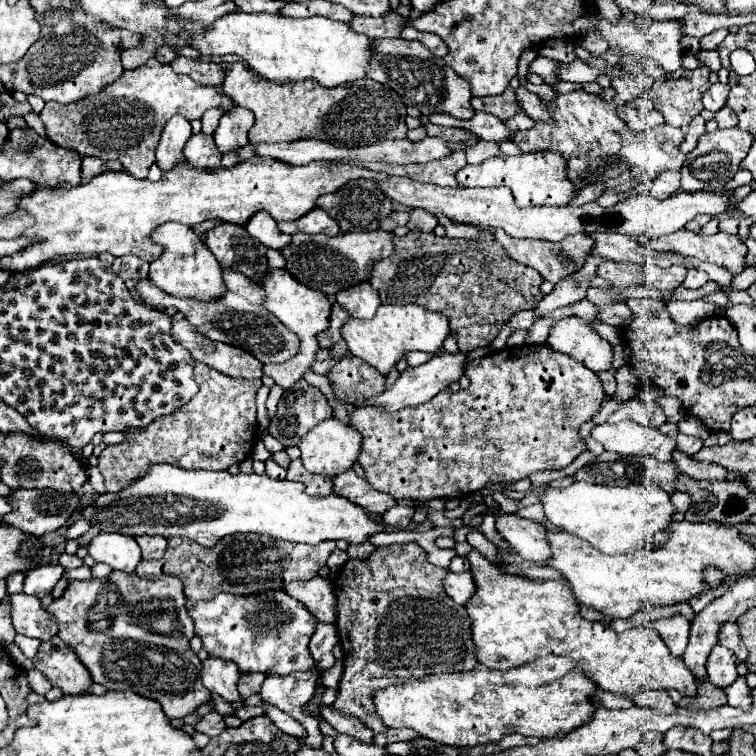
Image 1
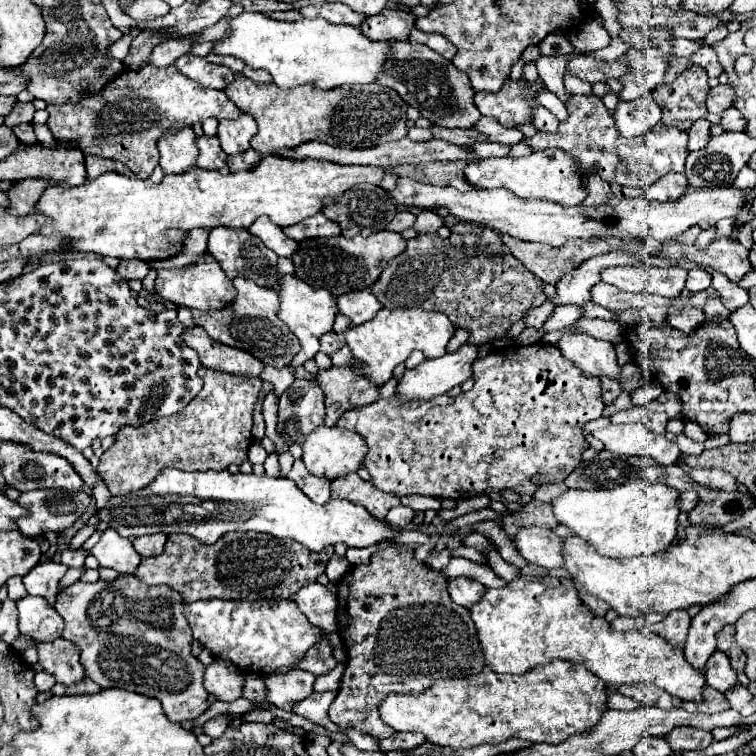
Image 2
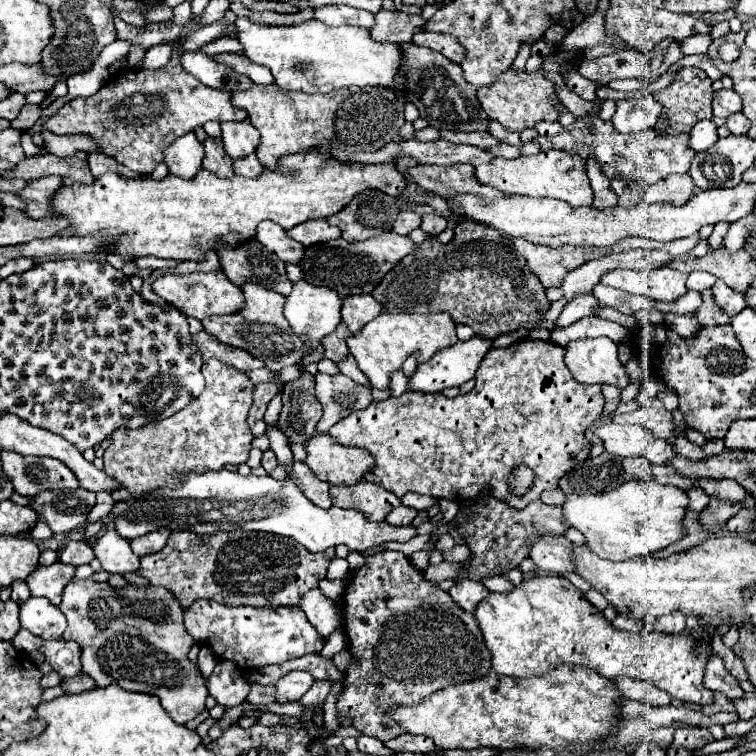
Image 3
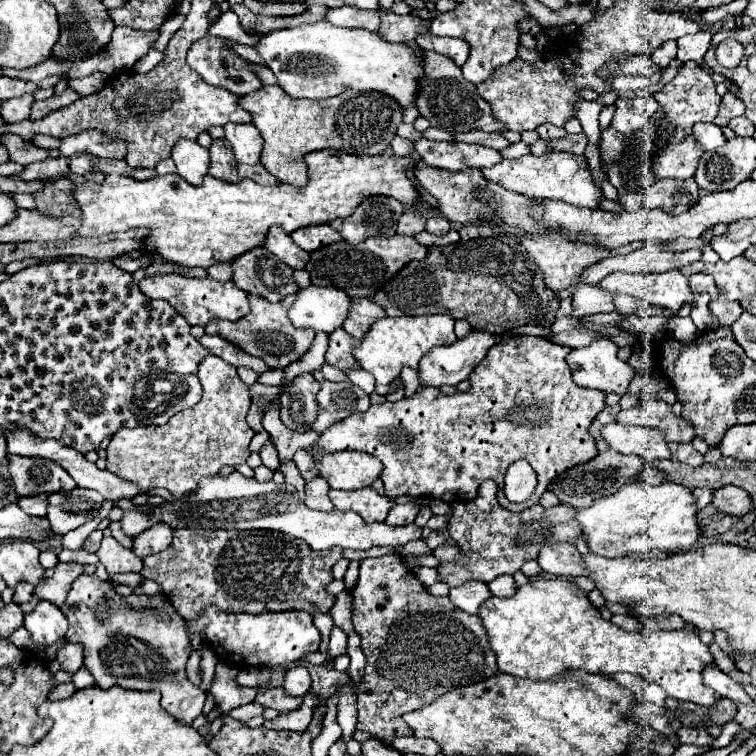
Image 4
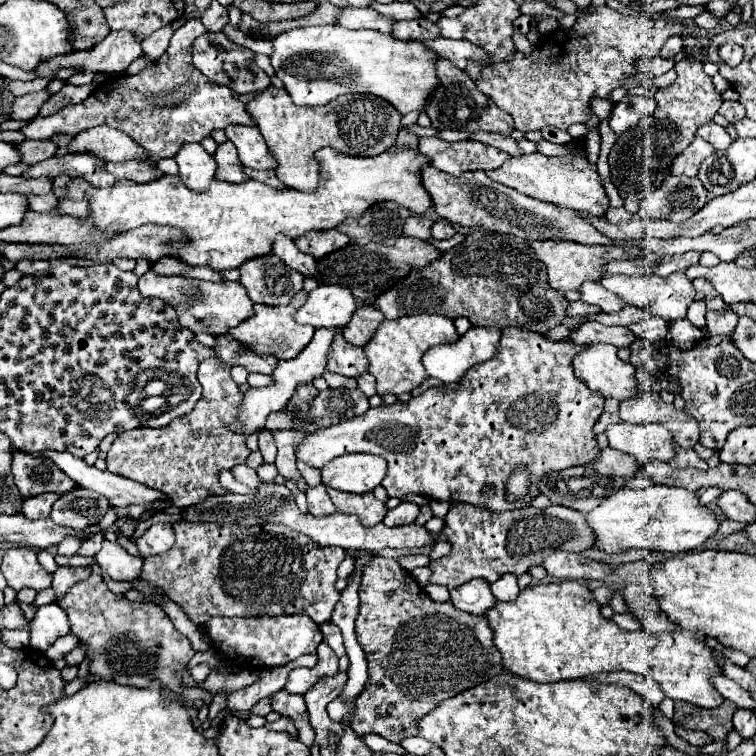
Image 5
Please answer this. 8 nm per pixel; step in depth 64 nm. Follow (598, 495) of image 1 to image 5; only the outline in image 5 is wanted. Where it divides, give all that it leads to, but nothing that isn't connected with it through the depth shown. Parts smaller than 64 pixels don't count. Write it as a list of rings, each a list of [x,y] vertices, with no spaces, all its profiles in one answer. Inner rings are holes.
[[[654,484],[648,488],[620,488],[600,506],[586,514],[586,522],[596,536],[596,548],[606,554],[626,550],[660,550],[670,554],[690,552],[702,546],[716,530],[716,516],[698,502],[698,496],[686,488]]]

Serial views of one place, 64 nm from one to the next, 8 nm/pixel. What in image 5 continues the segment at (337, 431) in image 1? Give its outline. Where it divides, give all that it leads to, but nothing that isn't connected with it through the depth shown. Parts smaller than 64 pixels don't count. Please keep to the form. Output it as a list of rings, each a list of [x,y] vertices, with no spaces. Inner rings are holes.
[[[344,454],[322,468],[322,482],[330,488],[364,494],[372,492],[386,474],[386,460],[374,454]]]

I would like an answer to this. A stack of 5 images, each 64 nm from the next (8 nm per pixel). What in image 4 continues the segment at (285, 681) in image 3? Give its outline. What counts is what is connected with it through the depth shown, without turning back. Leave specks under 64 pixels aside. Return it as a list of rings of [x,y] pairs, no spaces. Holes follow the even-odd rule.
[[[292,668],[286,672],[284,676],[284,692],[288,692],[288,696],[304,696],[310,690],[310,674],[306,668]]]

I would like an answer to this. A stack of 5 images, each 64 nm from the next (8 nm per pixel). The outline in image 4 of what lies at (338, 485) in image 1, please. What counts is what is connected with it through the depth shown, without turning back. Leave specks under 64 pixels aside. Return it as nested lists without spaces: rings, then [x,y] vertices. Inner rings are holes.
[[[374,488],[360,490],[330,490],[330,500],[338,510],[354,510],[366,522],[382,522],[394,506],[394,500],[386,494],[378,494]]]

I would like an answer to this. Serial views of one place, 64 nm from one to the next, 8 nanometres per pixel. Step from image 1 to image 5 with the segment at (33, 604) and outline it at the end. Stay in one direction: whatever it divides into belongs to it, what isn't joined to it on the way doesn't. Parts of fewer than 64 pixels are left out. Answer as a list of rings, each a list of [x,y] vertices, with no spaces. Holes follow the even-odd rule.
[[[58,604],[40,606],[36,616],[30,620],[30,646],[44,652],[48,650],[60,636],[70,632],[70,624],[66,612],[60,610]]]

